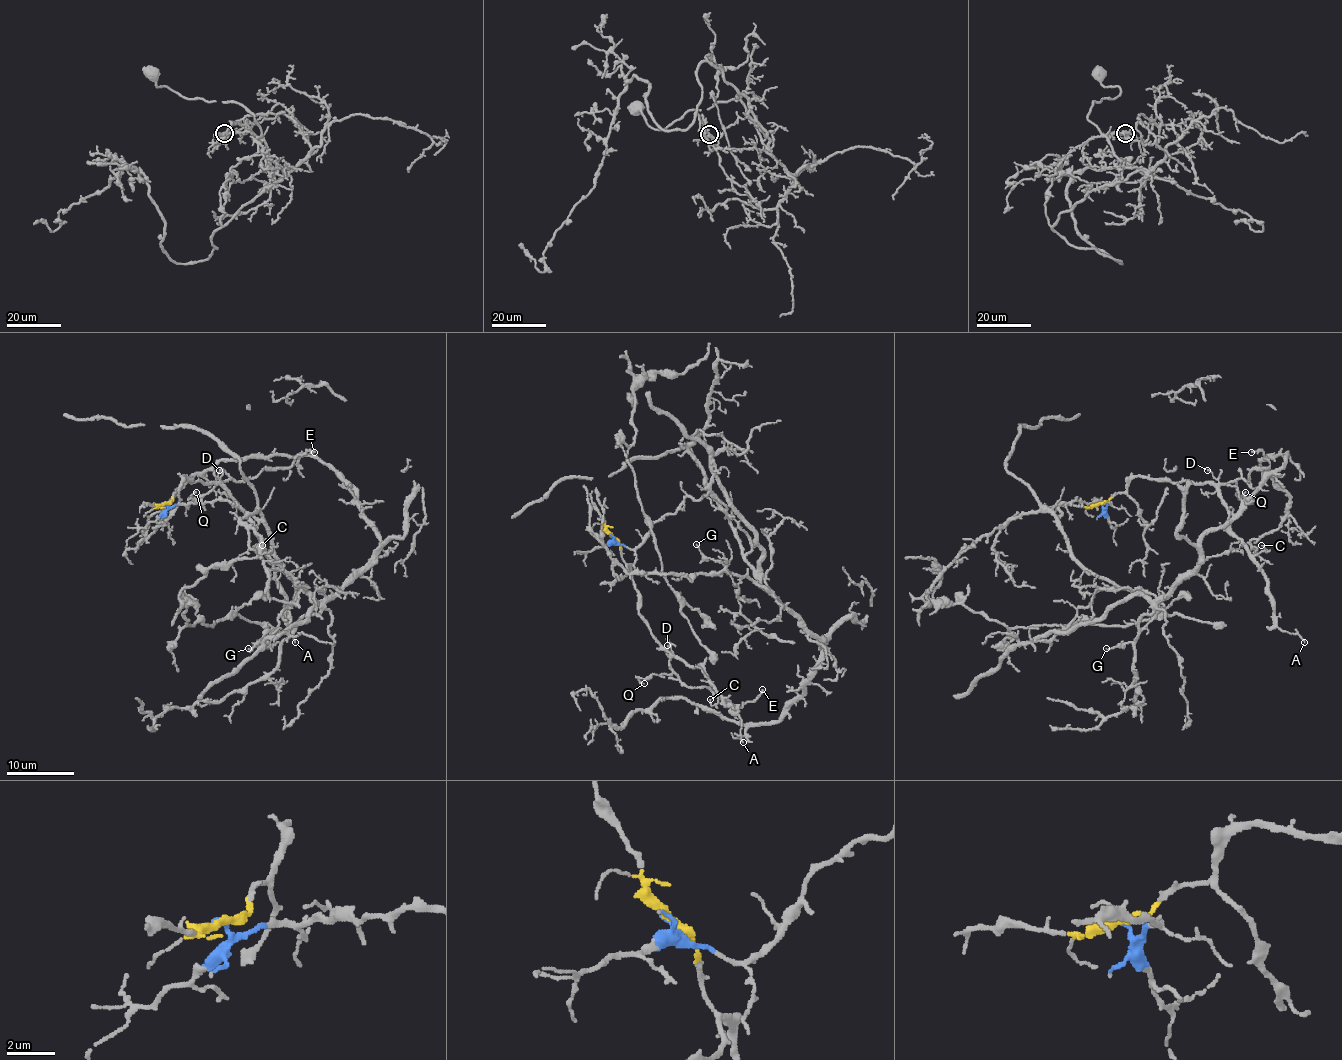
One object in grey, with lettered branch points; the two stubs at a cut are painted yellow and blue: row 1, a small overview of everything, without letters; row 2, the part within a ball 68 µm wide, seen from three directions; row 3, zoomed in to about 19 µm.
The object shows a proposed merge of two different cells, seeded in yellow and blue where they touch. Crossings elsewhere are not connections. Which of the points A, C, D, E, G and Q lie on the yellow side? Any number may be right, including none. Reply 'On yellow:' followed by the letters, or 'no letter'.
On yellow: A, C, D, E, Q

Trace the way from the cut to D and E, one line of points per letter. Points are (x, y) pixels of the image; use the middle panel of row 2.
D: (612, 537), (619, 545), (637, 592), (637, 613), (666, 653), (668, 645)
E: (612, 537), (637, 592), (637, 613), (670, 653), (670, 667), (681, 682), (708, 687), (739, 707), (762, 689)

